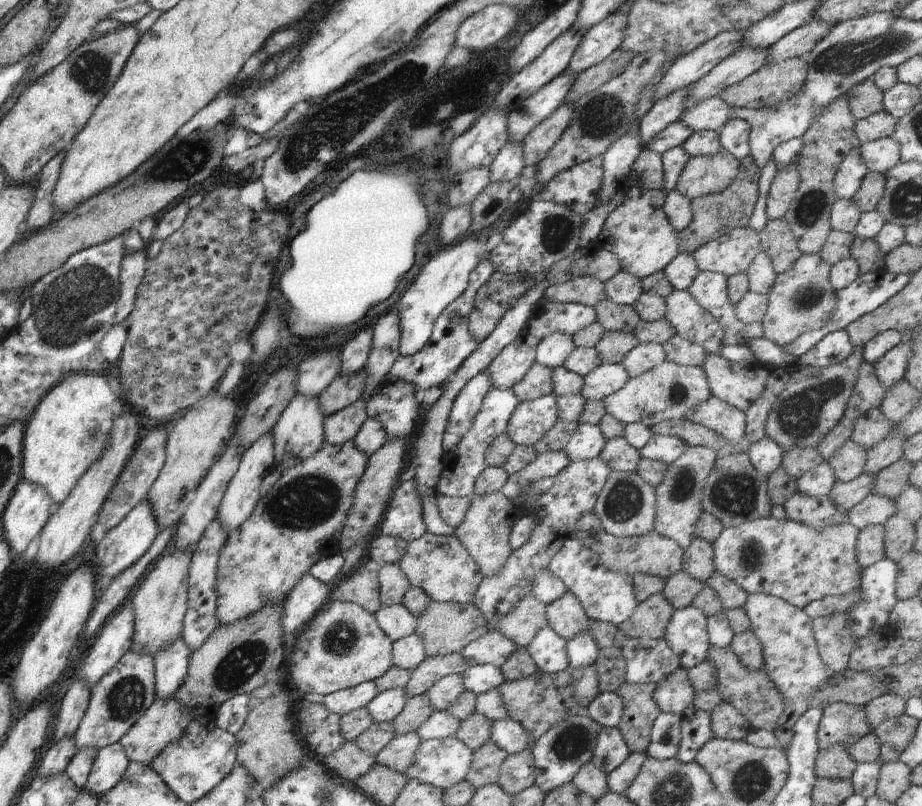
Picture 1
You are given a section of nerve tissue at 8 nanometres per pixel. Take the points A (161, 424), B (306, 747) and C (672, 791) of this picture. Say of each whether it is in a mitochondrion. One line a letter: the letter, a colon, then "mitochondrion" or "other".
A: other
B: other
C: mitochondrion

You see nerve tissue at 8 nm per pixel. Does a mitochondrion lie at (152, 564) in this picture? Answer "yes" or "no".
no

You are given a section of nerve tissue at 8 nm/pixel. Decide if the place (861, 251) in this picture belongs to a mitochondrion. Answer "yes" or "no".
no

